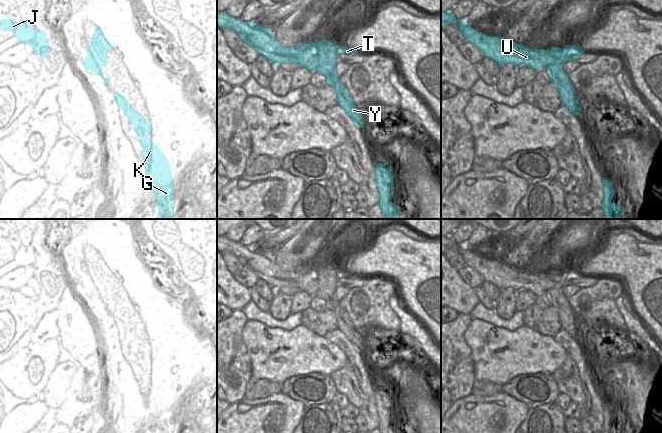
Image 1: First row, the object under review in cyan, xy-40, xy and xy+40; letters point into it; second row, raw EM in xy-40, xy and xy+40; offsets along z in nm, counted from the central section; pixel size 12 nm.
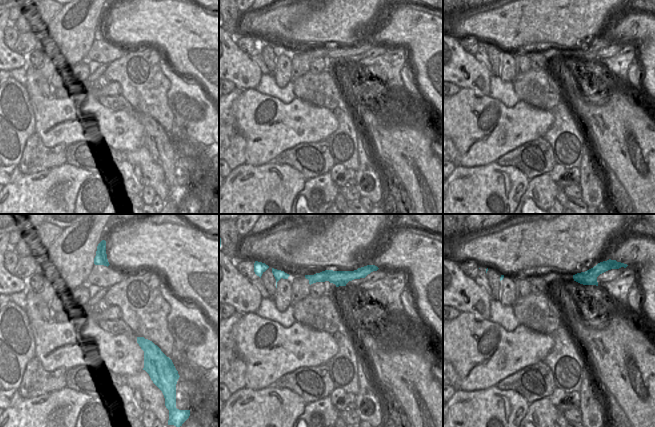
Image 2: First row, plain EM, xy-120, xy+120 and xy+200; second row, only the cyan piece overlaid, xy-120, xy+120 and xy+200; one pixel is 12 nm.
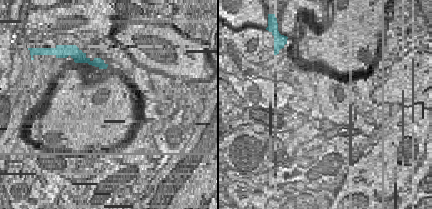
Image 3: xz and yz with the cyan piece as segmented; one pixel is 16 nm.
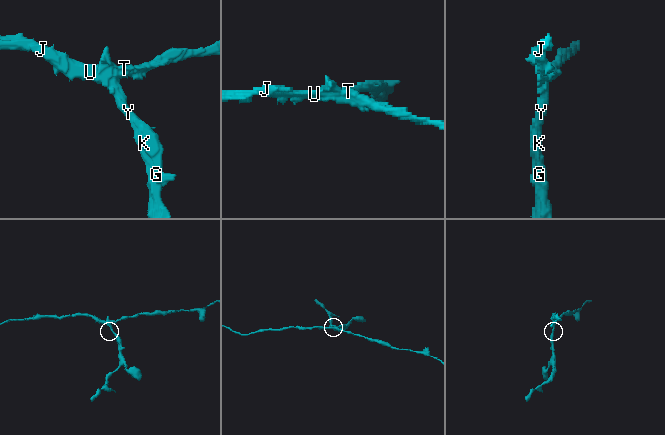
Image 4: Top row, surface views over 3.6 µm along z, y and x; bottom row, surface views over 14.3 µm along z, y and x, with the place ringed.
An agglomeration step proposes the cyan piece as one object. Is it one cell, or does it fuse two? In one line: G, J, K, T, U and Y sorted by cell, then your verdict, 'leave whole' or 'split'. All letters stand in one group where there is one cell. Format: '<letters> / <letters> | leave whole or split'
G K Y / J T U | split

